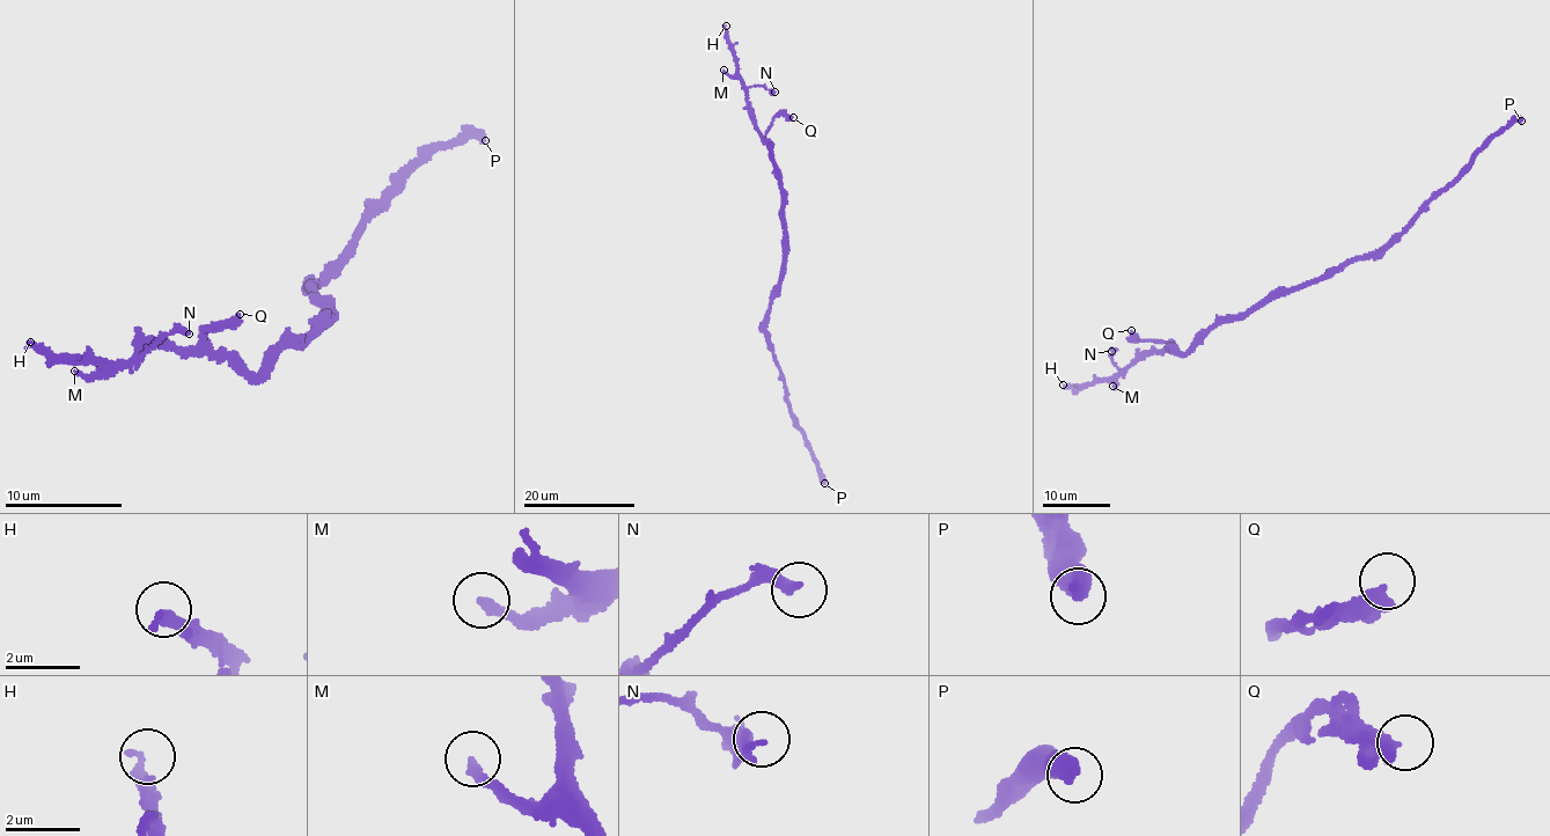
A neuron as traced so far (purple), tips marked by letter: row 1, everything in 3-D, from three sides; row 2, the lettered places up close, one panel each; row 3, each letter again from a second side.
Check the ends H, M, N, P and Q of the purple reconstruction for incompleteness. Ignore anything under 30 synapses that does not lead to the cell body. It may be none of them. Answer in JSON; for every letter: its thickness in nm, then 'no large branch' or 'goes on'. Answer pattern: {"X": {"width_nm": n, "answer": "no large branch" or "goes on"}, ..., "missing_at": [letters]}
{"H": {"width_nm": 320, "answer": "goes on"}, "M": {"width_nm": 240, "answer": "no large branch"}, "N": {"width_nm": 340, "answer": "no large branch"}, "P": {"width_nm": 550, "answer": "no large branch"}, "Q": {"width_nm": 300, "answer": "no large branch"}, "missing_at": ["H"]}

